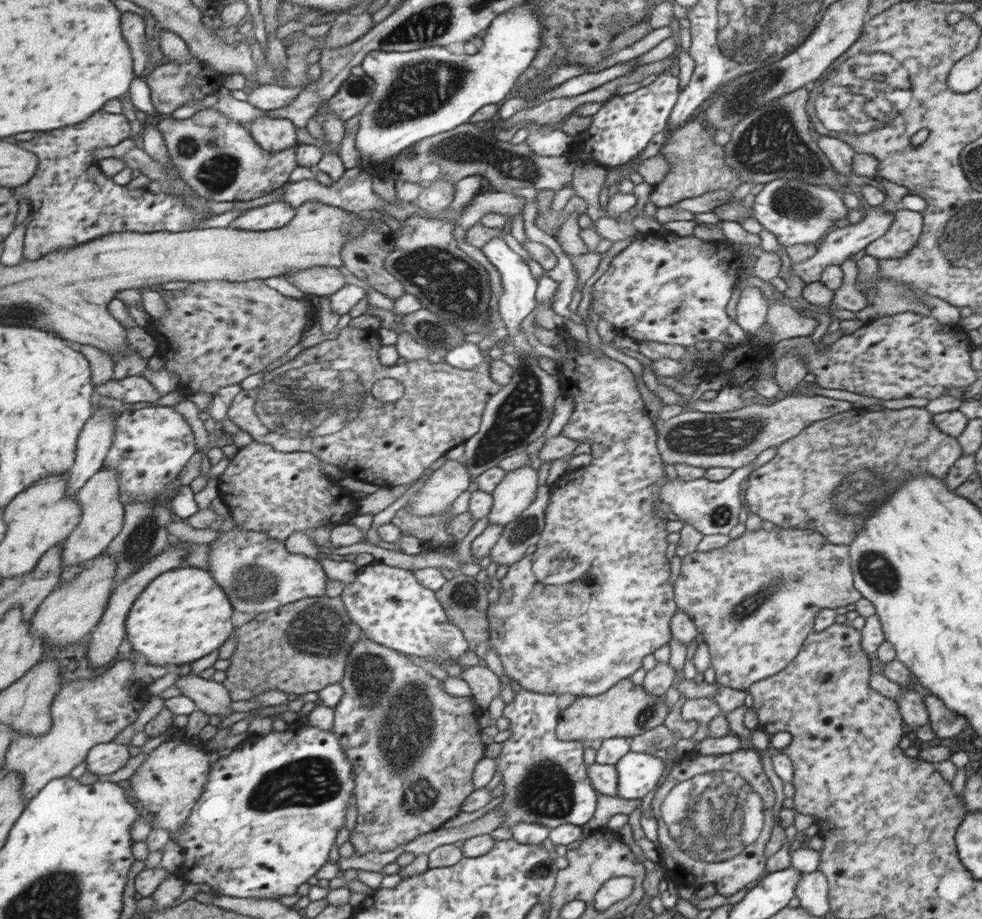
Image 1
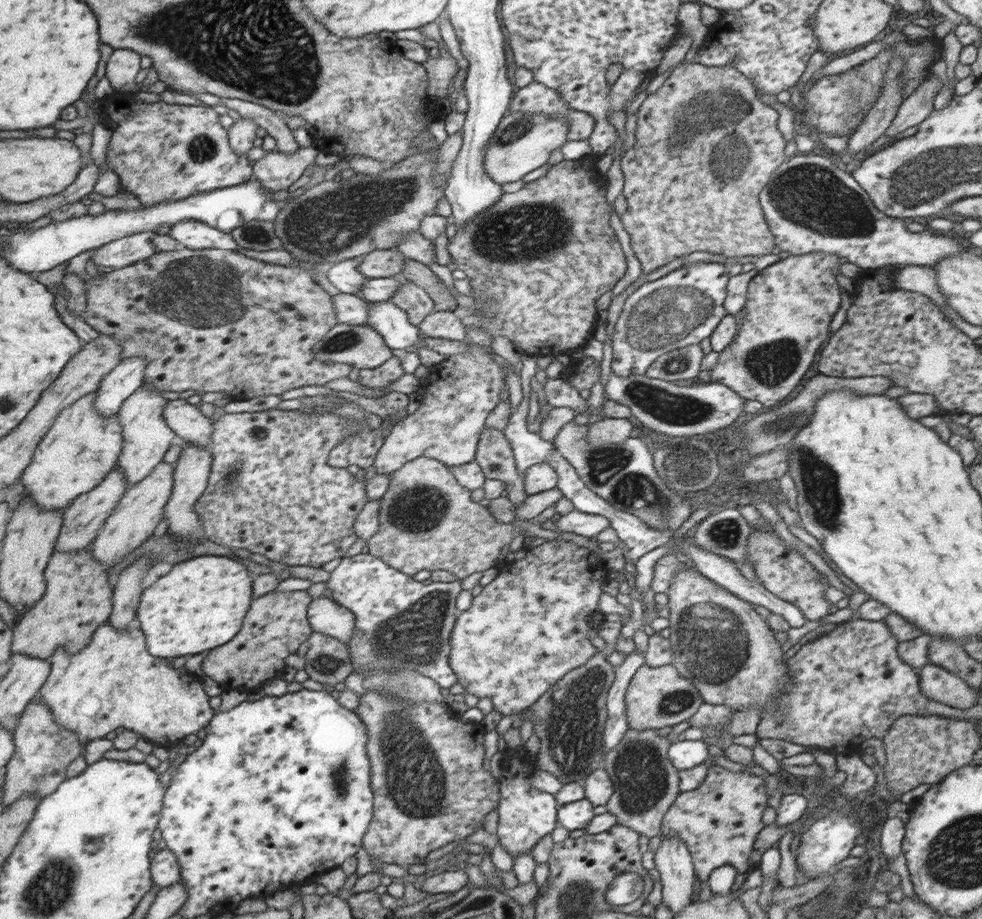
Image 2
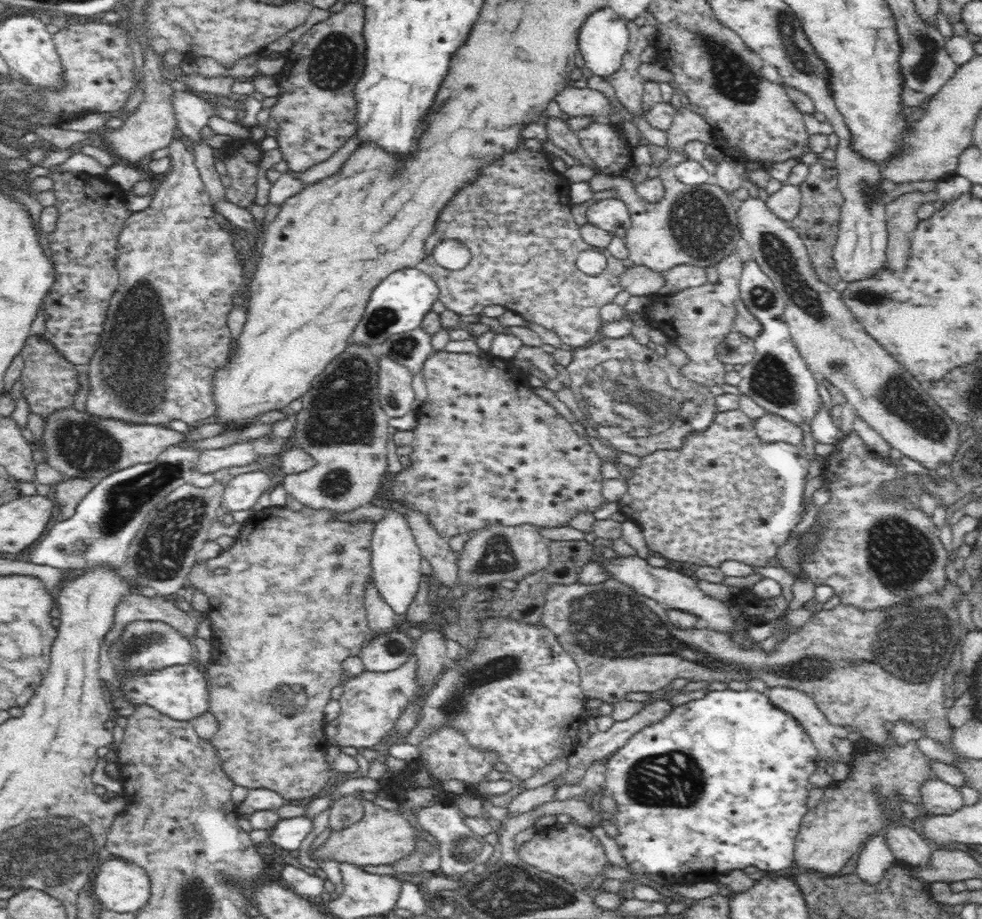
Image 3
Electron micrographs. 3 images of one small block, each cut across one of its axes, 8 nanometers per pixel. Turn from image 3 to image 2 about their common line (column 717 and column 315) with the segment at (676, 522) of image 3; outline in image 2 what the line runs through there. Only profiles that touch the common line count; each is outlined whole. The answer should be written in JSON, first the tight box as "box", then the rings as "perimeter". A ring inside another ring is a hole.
{"box":[196,408,365,567],"perimeter":[[[278,408],[268,409],[259,412],[225,413],[215,421],[213,427],[213,440],[210,448],[213,452],[212,474],[209,476],[209,486],[203,493],[200,501],[196,504],[196,511],[201,515],[205,523],[206,532],[208,532],[209,541],[215,542],[222,547],[228,547],[232,552],[237,549],[244,549],[247,552],[263,555],[271,561],[282,563],[289,567],[321,567],[331,560],[342,557],[345,550],[356,540],[356,533],[352,530],[357,516],[365,504],[365,490],[363,484],[357,482],[347,469],[341,470],[328,462],[329,455],[333,449],[343,441],[345,437],[353,433],[353,426],[345,420],[344,415],[317,414],[317,412],[303,412],[301,409],[281,410]]]}

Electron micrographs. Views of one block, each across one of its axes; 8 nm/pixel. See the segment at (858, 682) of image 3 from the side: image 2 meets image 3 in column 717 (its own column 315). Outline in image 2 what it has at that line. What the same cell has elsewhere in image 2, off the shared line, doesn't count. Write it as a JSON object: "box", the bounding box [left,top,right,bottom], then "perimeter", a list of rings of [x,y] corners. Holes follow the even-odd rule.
{"box":[305,631,351,685],"perimeter":[[[314,631],[308,640],[305,671],[323,685],[341,684],[351,672],[345,641]]]}

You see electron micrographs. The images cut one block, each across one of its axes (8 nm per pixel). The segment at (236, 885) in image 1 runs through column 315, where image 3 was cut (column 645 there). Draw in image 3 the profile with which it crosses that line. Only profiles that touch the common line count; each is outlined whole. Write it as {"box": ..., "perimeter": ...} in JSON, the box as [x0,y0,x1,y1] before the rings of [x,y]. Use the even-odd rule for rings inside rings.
{"box":[604,690,819,884],"perimeter":[[[749,690],[712,691],[704,698],[692,700],[685,704],[674,706],[670,712],[655,723],[642,728],[630,736],[622,748],[619,748],[604,764],[606,771],[606,788],[609,796],[618,804],[618,812],[614,814],[615,826],[618,828],[616,844],[620,846],[624,860],[634,872],[642,874],[658,874],[664,878],[676,876],[685,884],[699,881],[713,881],[717,874],[724,874],[731,870],[742,870],[746,866],[756,866],[759,870],[773,872],[788,868],[793,862],[796,837],[800,832],[802,819],[807,813],[809,776],[816,772],[819,761],[818,749],[814,746],[806,729],[792,714],[776,707],[764,692]]]}

